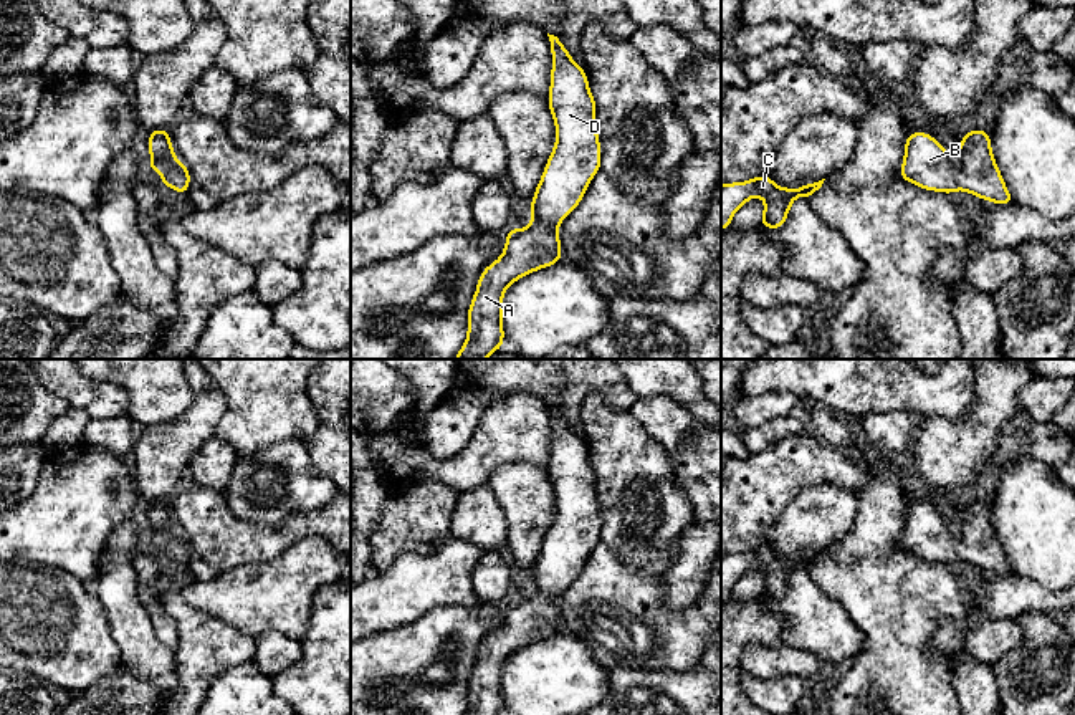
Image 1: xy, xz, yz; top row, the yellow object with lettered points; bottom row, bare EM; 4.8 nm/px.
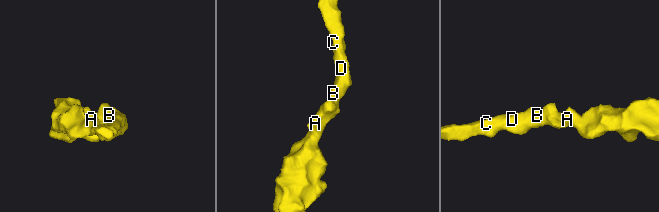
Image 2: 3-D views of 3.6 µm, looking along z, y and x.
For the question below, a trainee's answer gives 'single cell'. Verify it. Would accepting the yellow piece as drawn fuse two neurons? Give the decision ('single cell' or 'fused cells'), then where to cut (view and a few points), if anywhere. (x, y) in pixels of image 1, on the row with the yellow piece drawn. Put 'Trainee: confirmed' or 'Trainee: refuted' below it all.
single cell | no cut
Trainee: confirmed

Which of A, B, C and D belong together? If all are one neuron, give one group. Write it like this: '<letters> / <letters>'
A B C D

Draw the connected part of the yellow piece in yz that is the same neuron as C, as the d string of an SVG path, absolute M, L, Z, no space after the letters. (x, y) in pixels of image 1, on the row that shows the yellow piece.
M759 175L744 182L721 184L721 230L728 230L733 215L752 197L764 200L761 227L781 228L786 223L791 205L797 197L810 199L825 179L804 184L797 190L779 187L771 177Z

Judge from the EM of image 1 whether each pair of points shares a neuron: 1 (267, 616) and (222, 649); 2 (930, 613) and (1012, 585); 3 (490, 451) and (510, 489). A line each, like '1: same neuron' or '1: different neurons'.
1: different neurons
2: different neurons
3: different neurons

